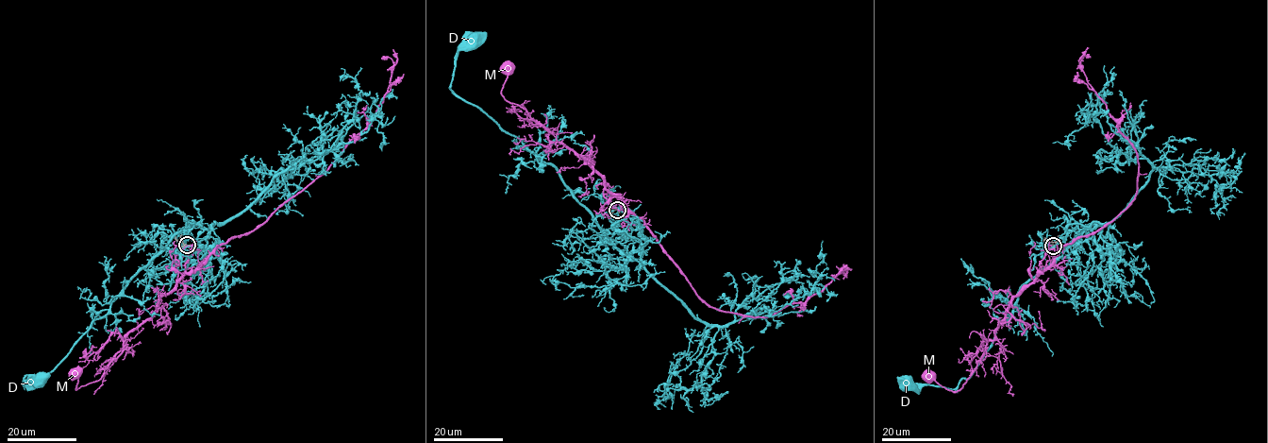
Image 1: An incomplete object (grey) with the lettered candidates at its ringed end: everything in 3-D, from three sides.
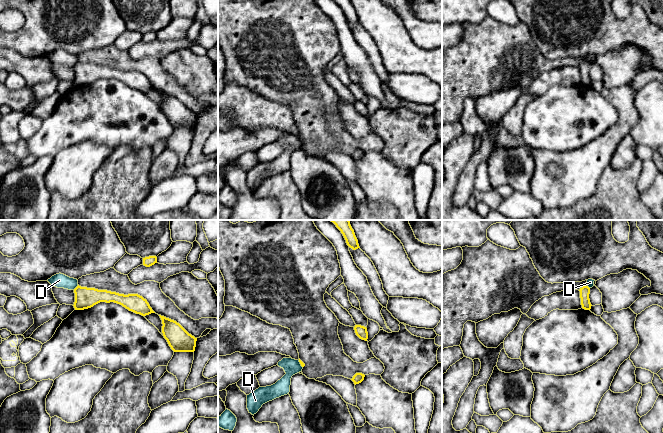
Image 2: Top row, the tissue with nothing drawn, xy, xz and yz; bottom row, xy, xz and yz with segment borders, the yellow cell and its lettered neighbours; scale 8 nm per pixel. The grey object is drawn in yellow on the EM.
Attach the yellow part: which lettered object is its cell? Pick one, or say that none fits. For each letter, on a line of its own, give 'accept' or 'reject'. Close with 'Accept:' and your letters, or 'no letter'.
D: reject
M: reject
Accept: no letter

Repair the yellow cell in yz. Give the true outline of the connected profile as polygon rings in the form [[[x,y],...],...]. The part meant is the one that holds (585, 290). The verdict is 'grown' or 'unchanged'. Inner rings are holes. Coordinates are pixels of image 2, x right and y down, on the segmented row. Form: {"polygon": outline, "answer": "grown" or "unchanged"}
{"polygon": [[[583,286],[580,288],[580,298],[581,298],[581,305],[582,308],[585,310],[590,310],[591,309],[591,303],[589,299],[589,294],[590,294],[590,288],[588,286]]], "answer": "unchanged"}

